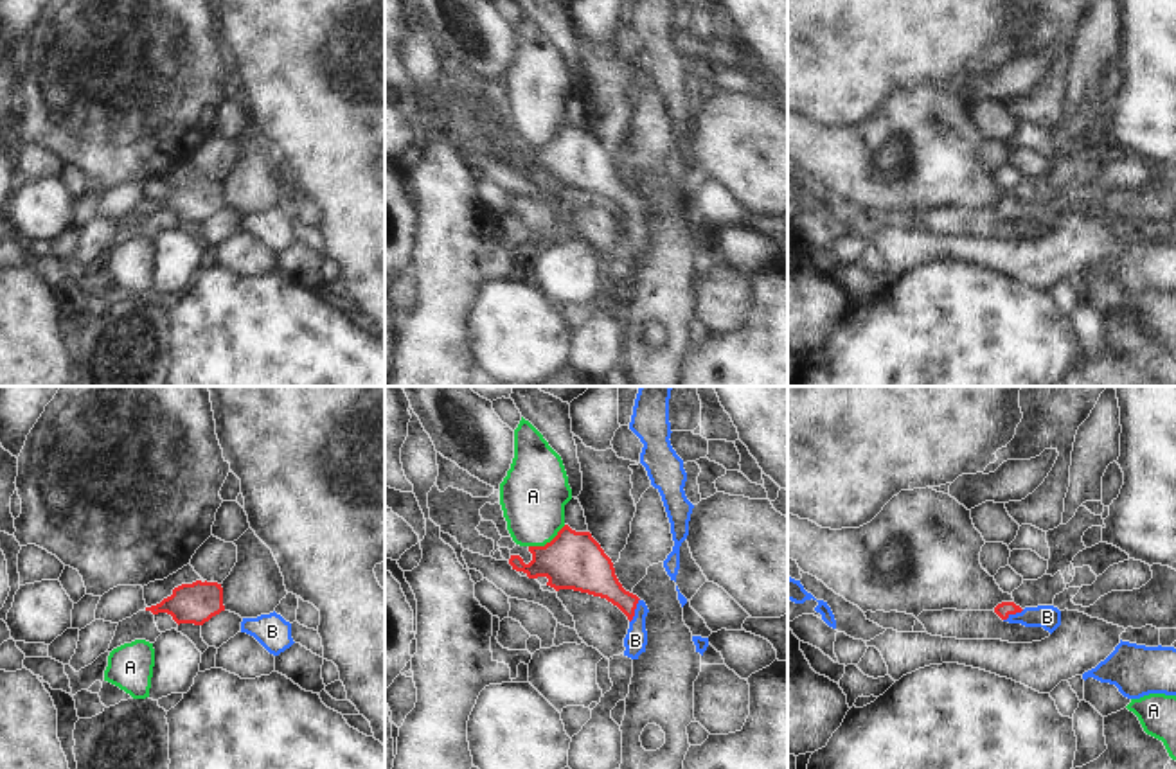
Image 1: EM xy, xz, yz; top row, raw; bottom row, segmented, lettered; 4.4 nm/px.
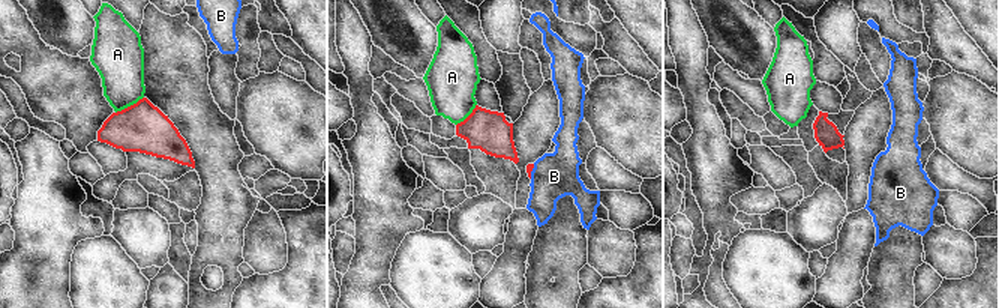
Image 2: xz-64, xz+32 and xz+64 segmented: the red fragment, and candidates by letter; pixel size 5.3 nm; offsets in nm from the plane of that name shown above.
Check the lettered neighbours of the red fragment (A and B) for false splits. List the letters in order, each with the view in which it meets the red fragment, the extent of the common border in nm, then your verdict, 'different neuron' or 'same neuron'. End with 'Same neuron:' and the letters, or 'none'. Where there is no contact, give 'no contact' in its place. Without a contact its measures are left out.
A: meets red in xz; contact 190 nm long; different neuron
B: meets red in xz; contact 120 nm long; same neuron
Same neuron: B

